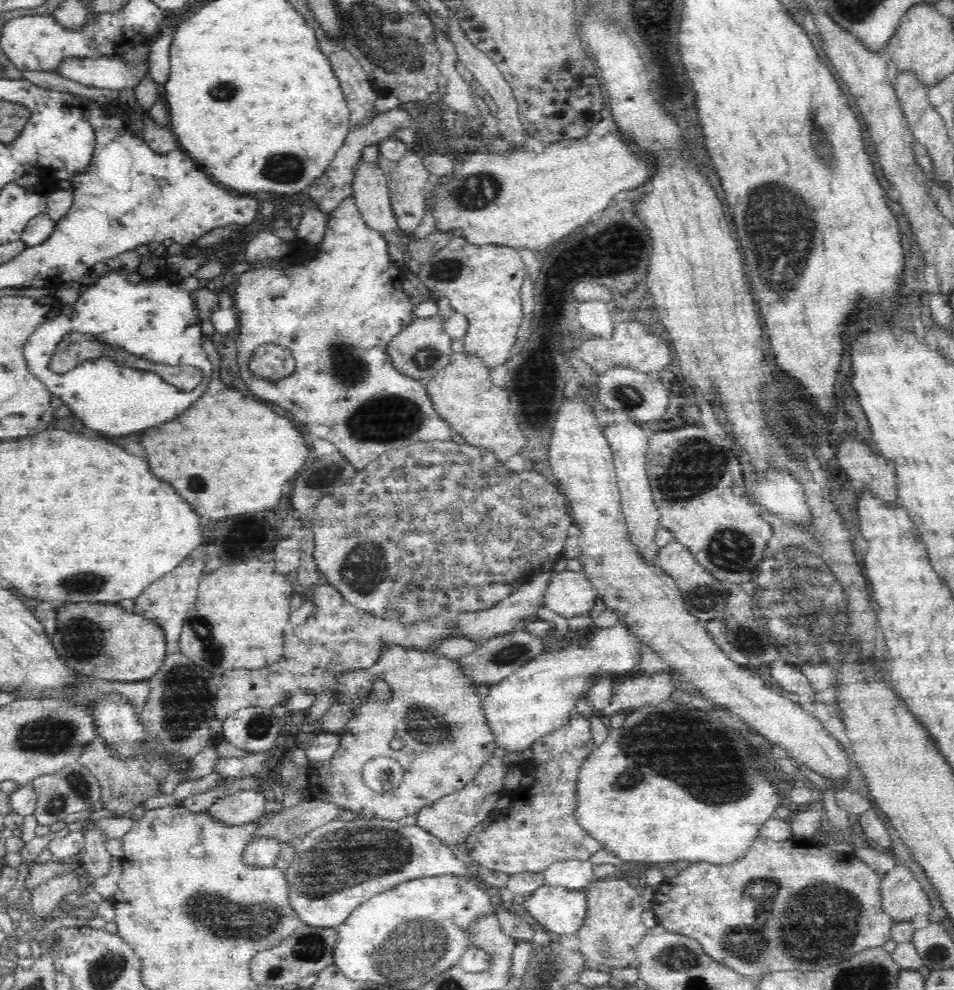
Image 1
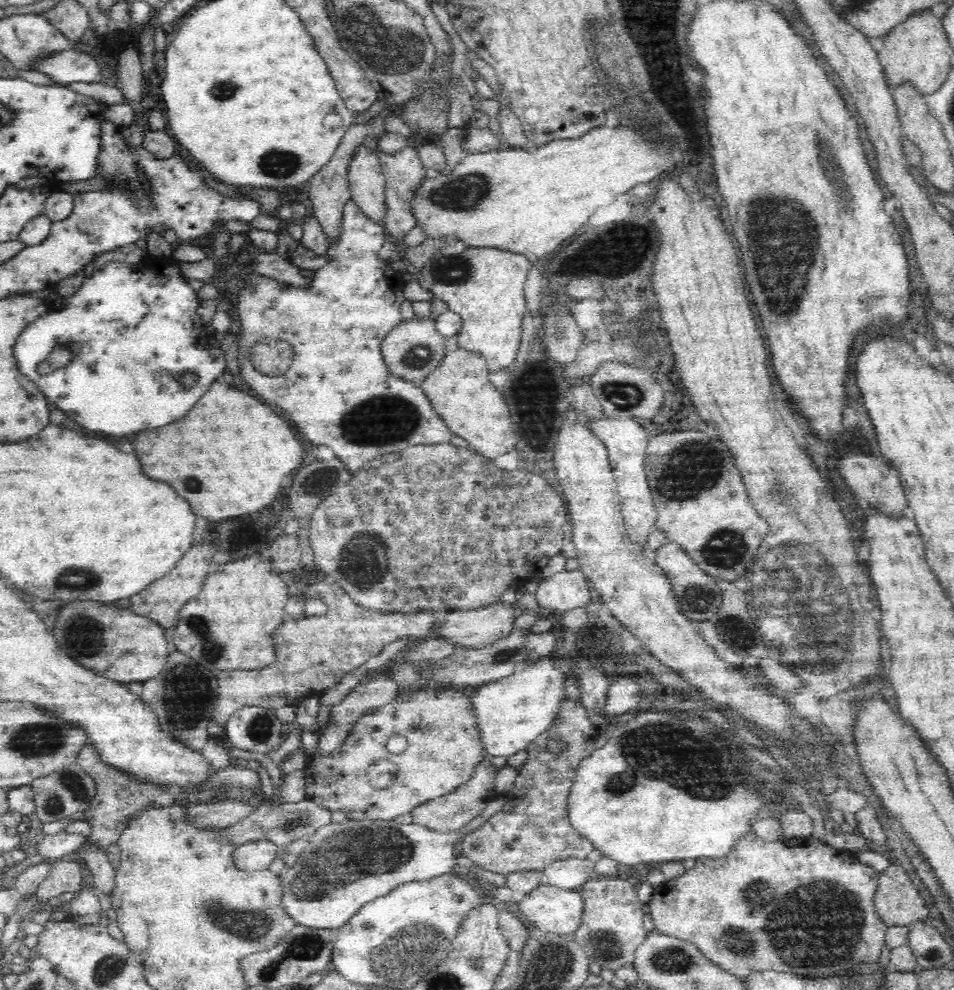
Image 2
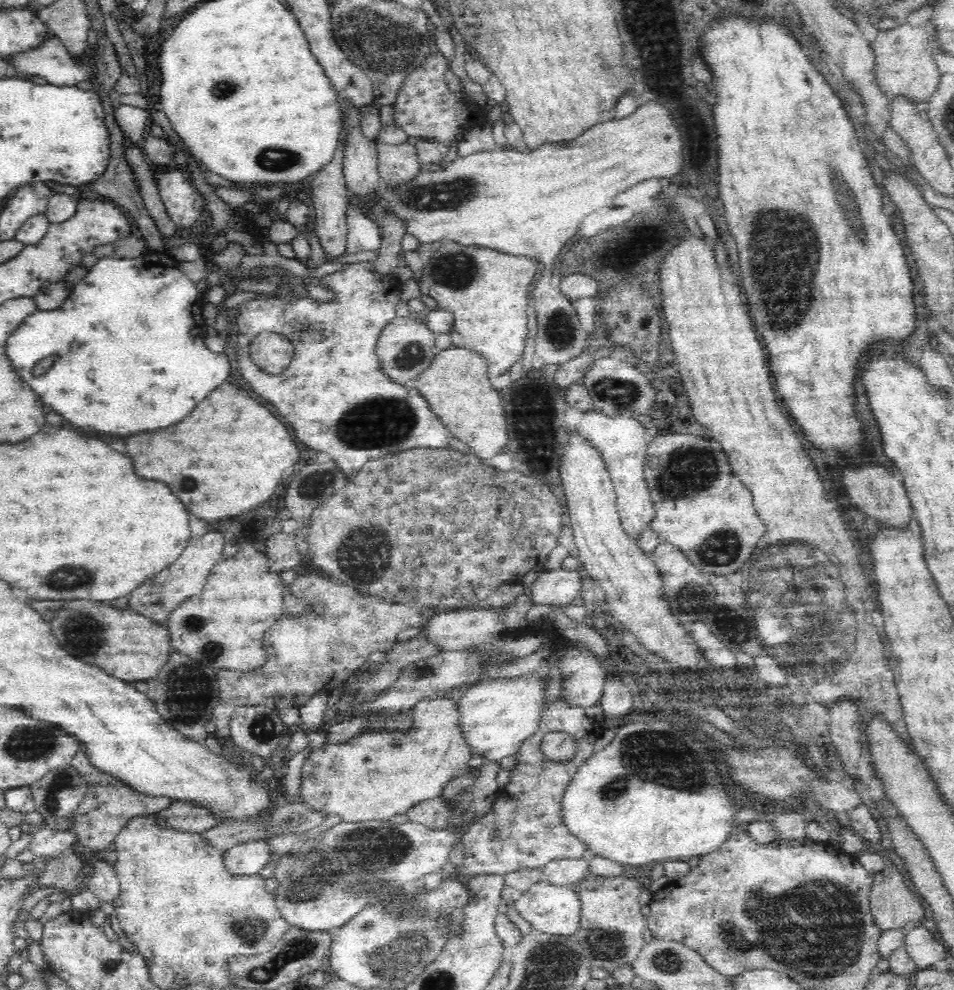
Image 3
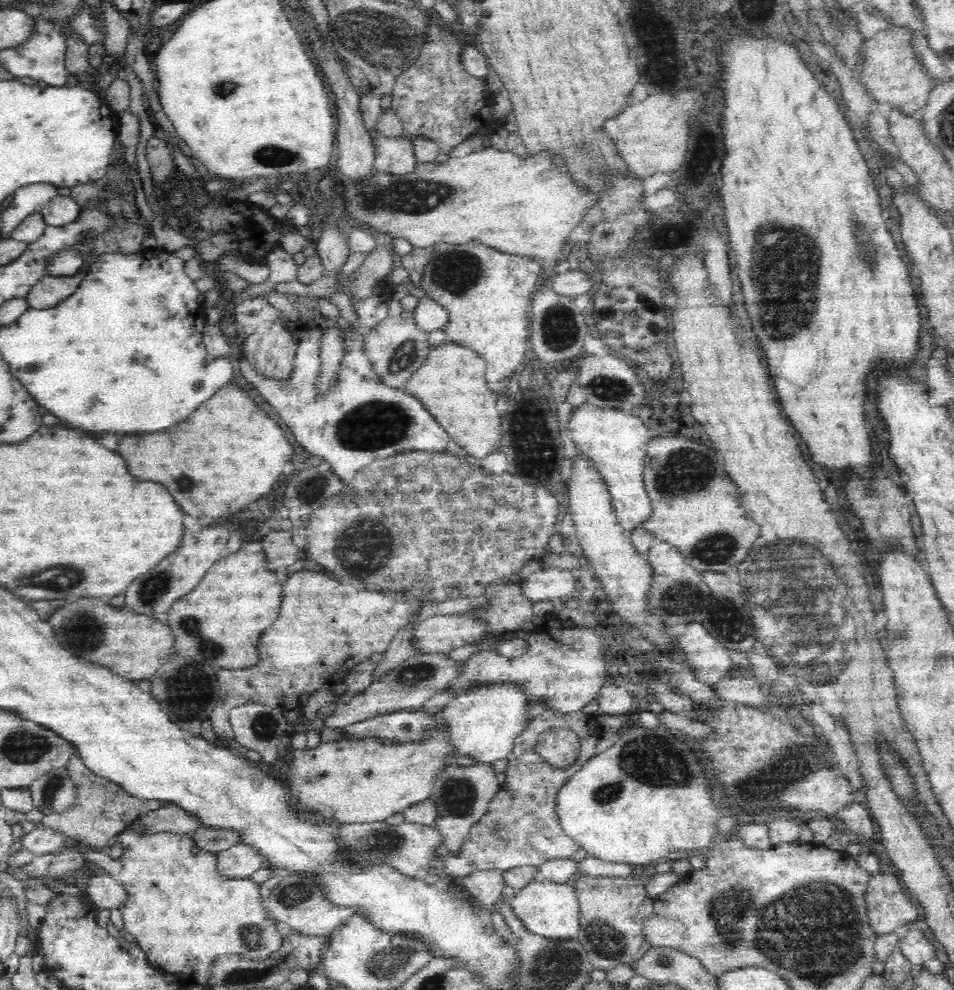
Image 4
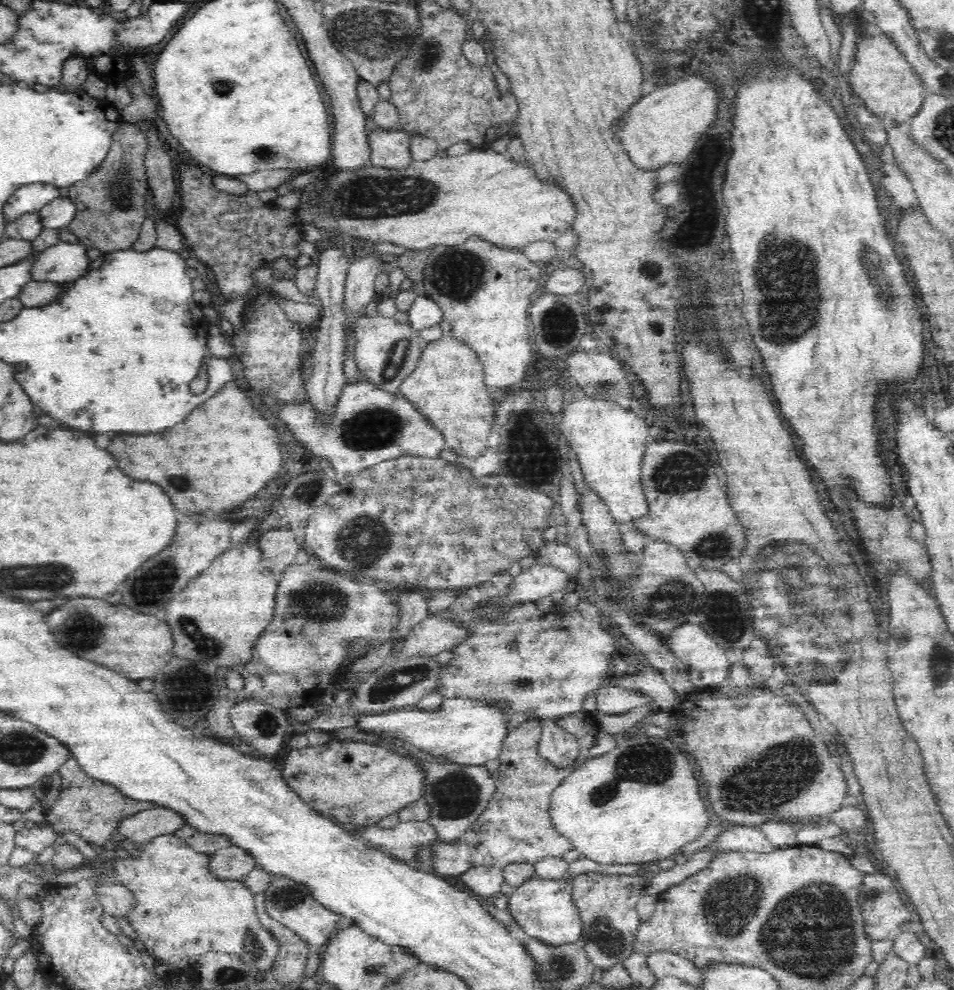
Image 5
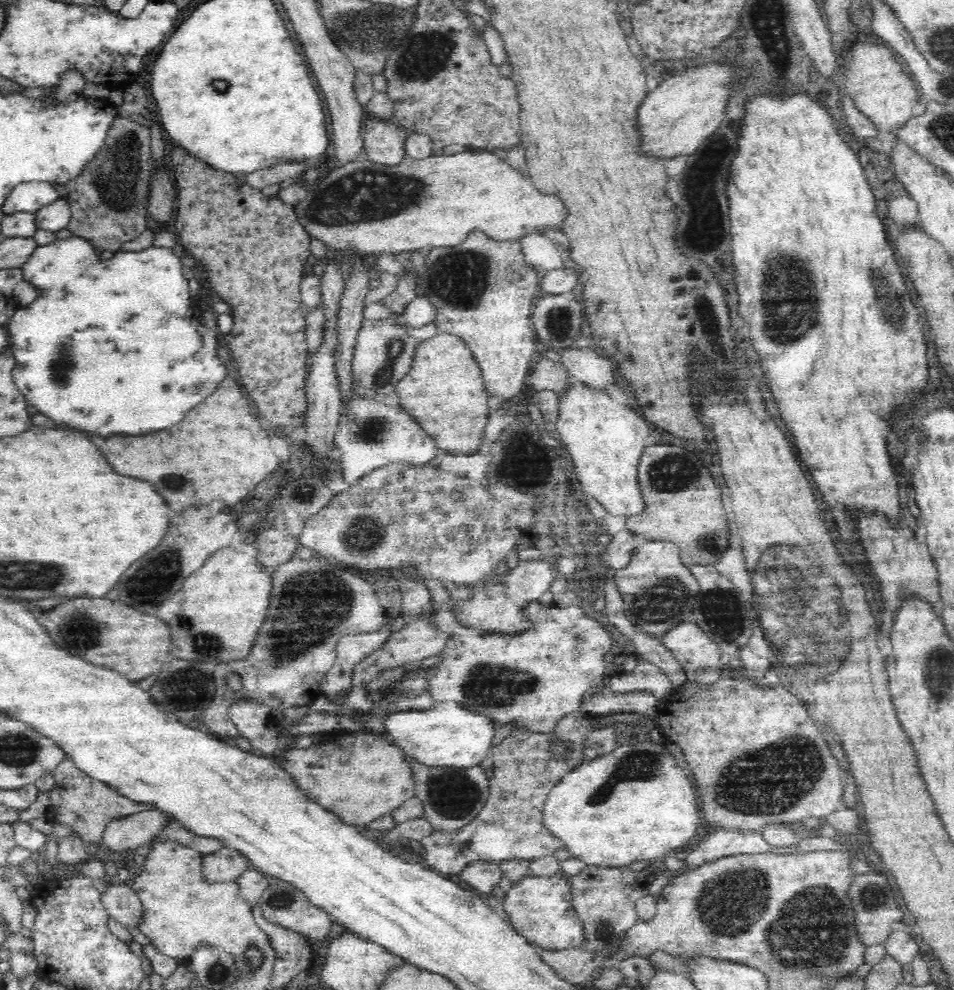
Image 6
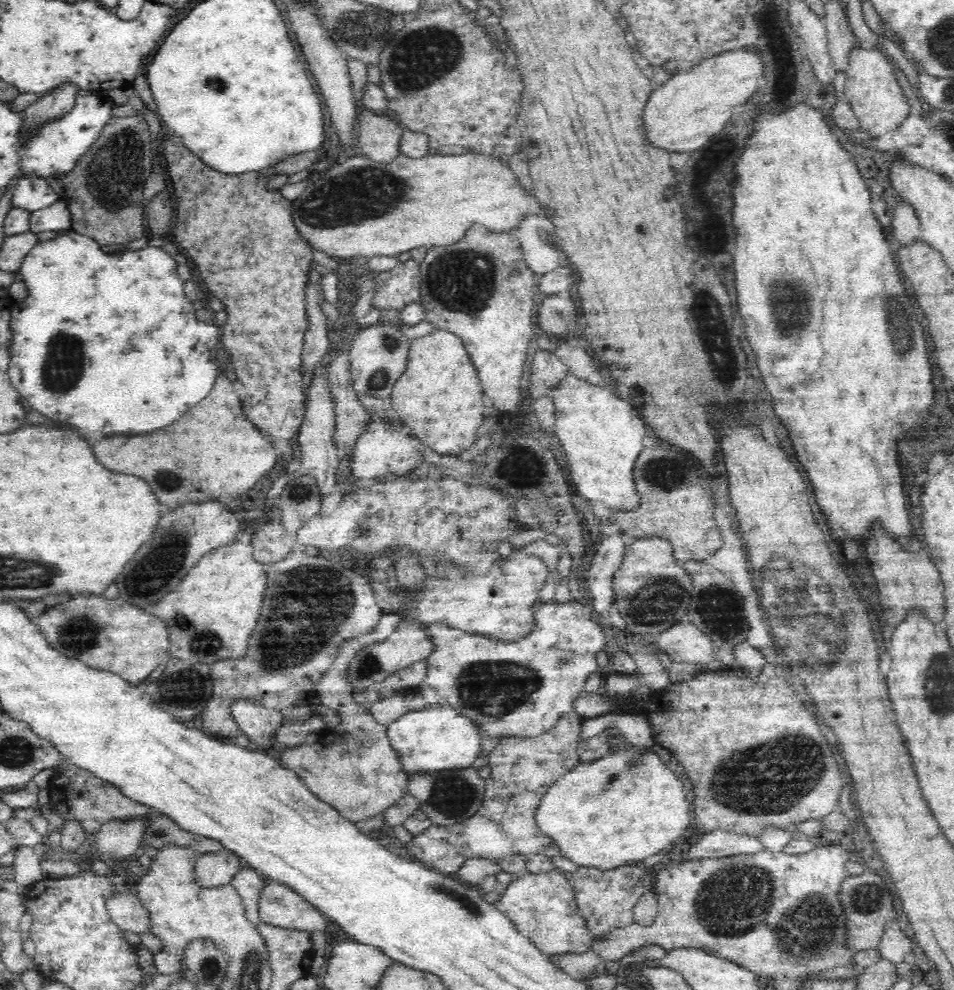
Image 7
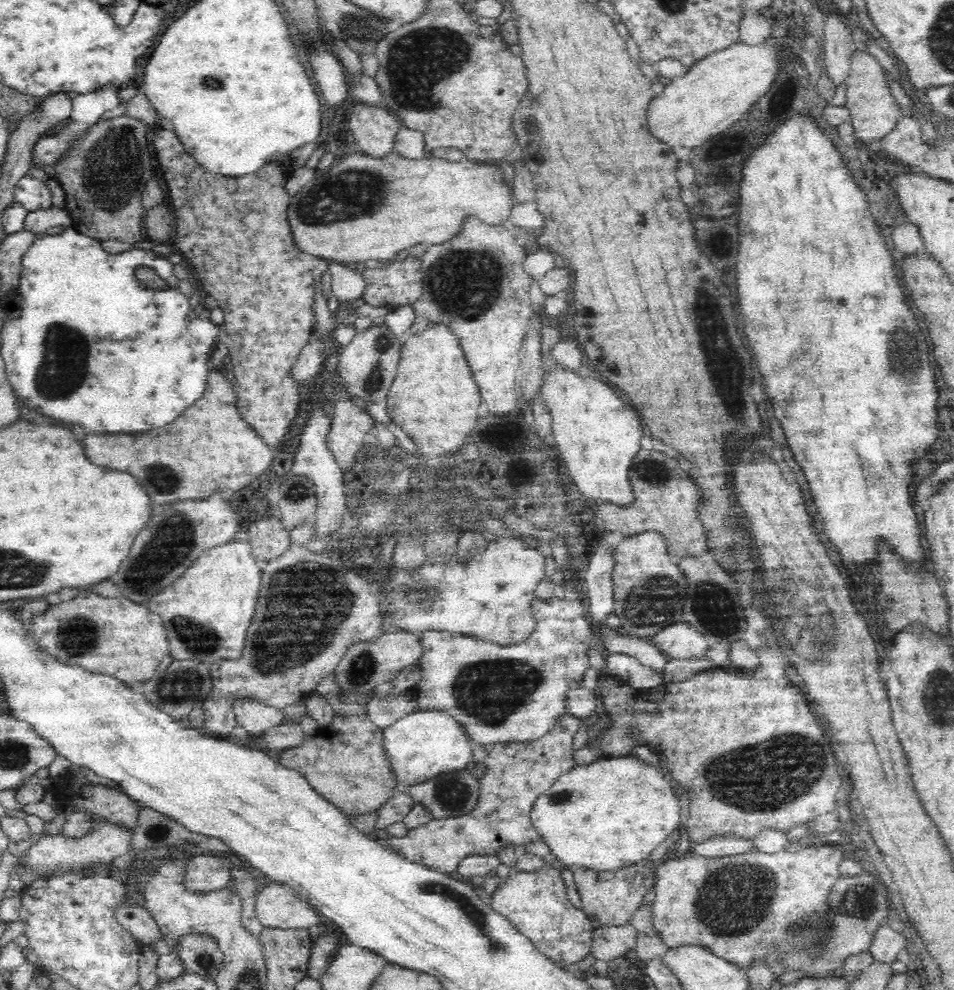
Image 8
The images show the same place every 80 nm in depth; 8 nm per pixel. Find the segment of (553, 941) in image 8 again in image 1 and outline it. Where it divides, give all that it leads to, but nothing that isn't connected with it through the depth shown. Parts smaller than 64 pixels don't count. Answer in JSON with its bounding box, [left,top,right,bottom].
[524,886,586,936]

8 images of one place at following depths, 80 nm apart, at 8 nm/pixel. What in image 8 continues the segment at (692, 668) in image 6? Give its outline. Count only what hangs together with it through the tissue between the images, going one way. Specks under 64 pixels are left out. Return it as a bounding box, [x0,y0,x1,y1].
[650,622,709,659]

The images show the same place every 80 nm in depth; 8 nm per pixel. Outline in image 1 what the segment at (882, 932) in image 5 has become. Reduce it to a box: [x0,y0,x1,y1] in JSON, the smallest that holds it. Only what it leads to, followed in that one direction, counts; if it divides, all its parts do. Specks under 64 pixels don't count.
[881,864,935,923]

